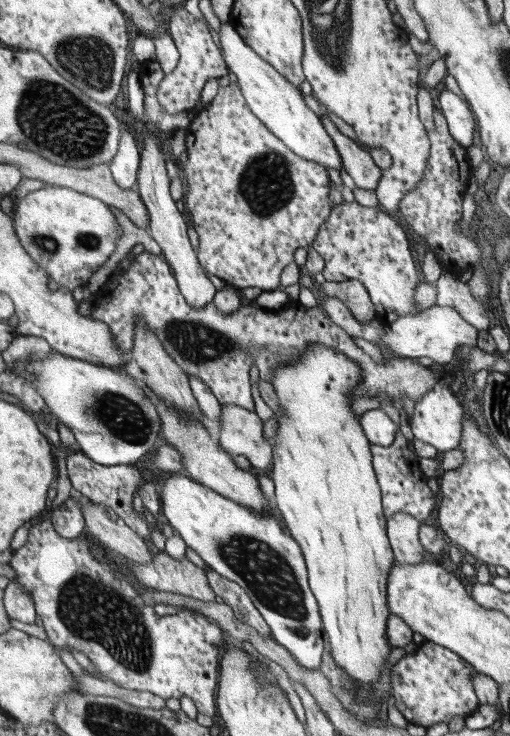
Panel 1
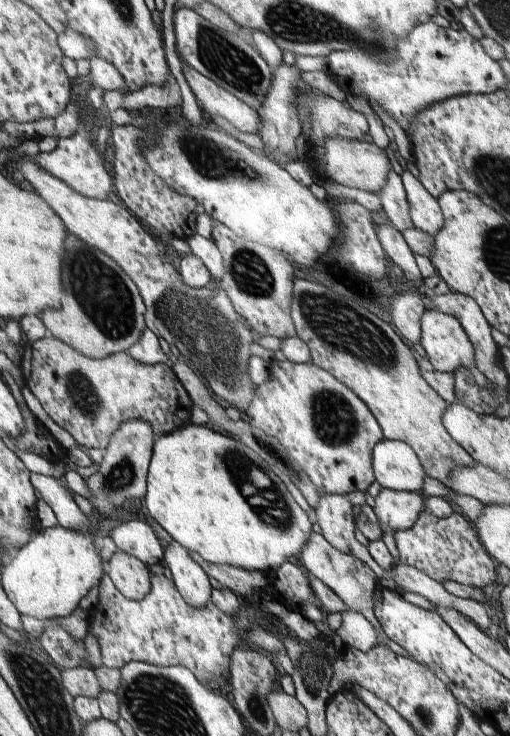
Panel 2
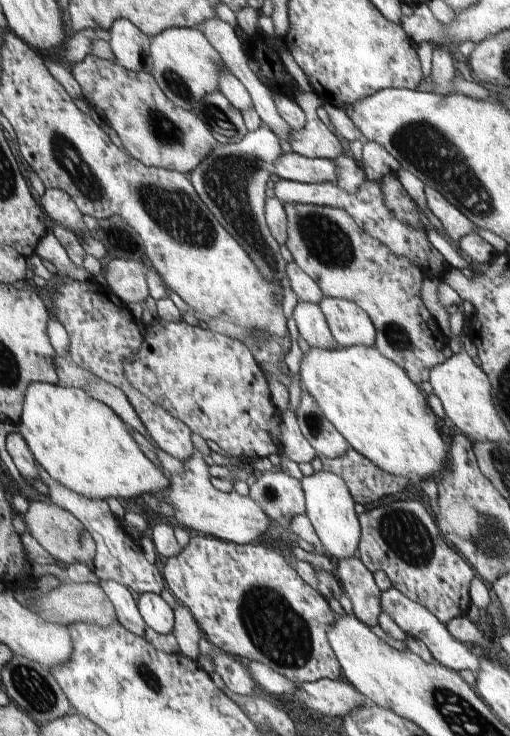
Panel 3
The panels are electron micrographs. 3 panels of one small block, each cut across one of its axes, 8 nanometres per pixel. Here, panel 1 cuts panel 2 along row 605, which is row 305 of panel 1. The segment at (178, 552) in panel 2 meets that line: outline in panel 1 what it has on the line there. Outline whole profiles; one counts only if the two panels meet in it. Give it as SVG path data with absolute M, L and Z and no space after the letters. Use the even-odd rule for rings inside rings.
M156 135L145 139L145 146L141 153L141 159L138 169L137 182L140 187L139 196L148 210L150 216L150 236L156 240L162 248L162 257L170 264L174 270L174 276L177 277L178 286L186 298L186 302L192 308L204 308L206 304L213 302L217 293L215 286L204 269L200 266L196 252L192 249L192 244L188 238L188 224L182 216L182 211L176 206L174 198L170 197L170 179L166 169L166 160L162 154L162 148L156 139Z

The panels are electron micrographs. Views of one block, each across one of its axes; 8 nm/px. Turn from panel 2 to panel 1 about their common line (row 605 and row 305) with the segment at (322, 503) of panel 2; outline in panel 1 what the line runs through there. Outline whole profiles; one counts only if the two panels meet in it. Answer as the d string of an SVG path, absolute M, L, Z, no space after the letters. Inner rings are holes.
M442 272L434 285L436 306L450 306L456 312L460 312L478 331L488 330L490 327L488 312L484 304L474 298L464 278L450 272Z

